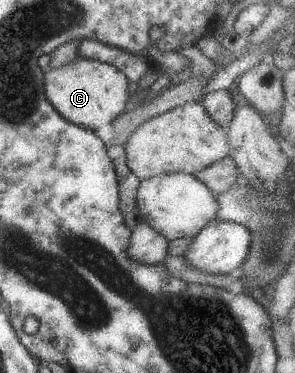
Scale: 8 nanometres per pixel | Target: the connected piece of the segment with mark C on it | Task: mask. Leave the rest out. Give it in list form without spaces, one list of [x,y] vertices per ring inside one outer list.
[[[76,56],[63,66],[42,75],[43,94],[49,104],[67,122],[102,133],[106,126],[123,113],[129,92],[127,79],[119,69],[93,59]]]

